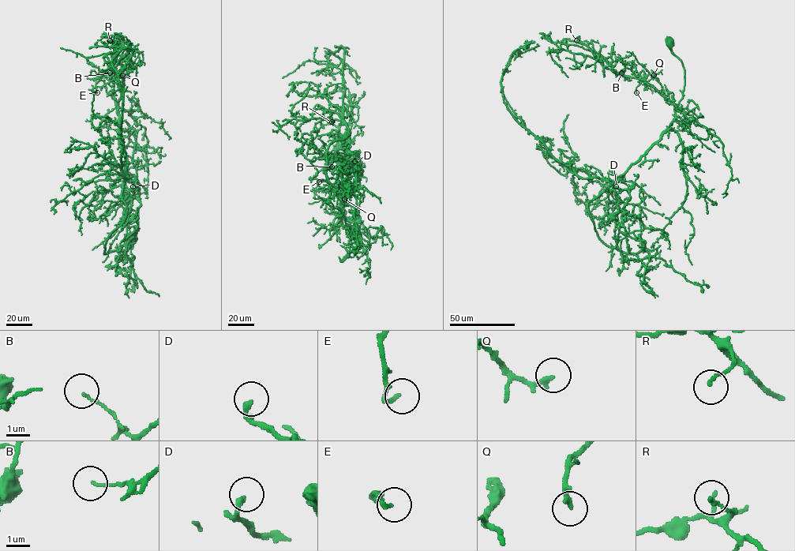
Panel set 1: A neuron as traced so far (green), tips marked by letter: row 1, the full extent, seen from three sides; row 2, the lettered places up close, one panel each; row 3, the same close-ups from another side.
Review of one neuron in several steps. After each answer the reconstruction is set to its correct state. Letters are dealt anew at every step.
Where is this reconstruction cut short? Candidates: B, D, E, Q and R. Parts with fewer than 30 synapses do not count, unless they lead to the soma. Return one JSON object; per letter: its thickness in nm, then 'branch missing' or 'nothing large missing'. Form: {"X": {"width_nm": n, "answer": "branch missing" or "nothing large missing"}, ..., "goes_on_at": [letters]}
{"B": {"width_nm": 100, "answer": "nothing large missing"}, "D": {"width_nm": 240, "answer": "nothing large missing"}, "E": {"width_nm": 170, "answer": "nothing large missing"}, "Q": {"width_nm": 200, "answer": "nothing large missing"}, "R": {"width_nm": 120, "answer": "nothing large missing"}, "goes_on_at": []}

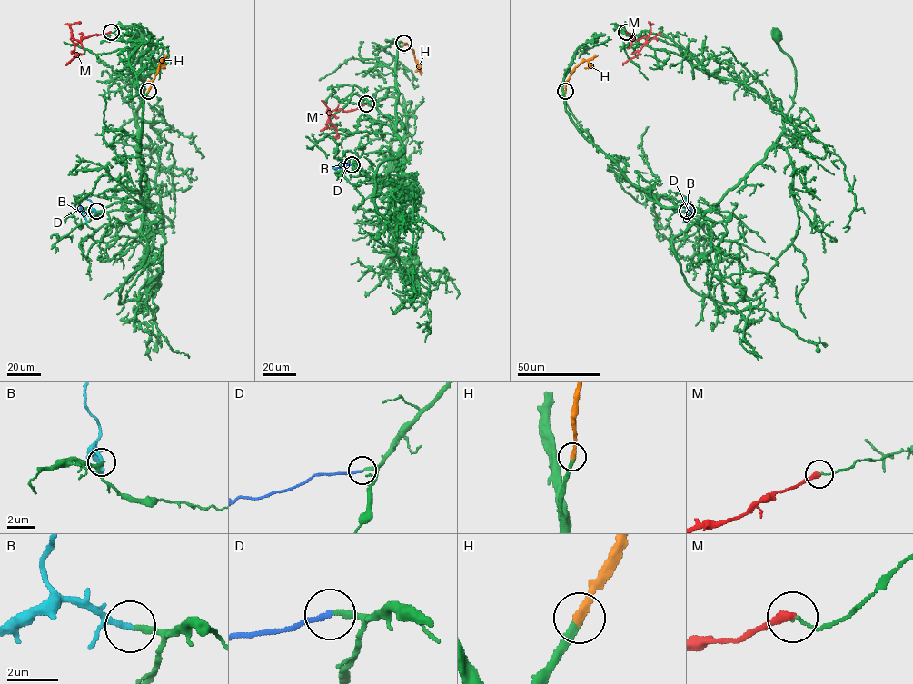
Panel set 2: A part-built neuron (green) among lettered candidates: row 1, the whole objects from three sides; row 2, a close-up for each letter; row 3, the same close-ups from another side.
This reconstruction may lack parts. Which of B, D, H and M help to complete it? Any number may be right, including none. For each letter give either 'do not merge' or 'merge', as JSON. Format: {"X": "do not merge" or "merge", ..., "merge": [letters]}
{"B": "merge", "D": "do not merge", "H": "merge", "M": "do not merge", "merge": ["B", "H"]}

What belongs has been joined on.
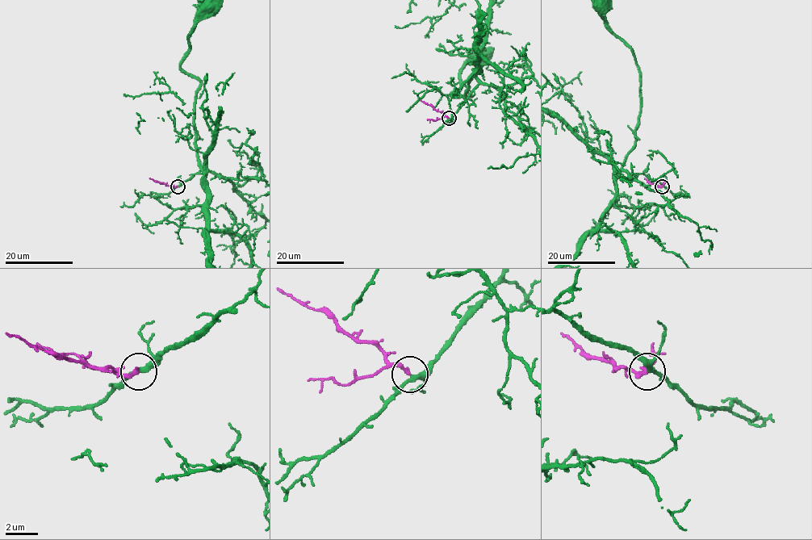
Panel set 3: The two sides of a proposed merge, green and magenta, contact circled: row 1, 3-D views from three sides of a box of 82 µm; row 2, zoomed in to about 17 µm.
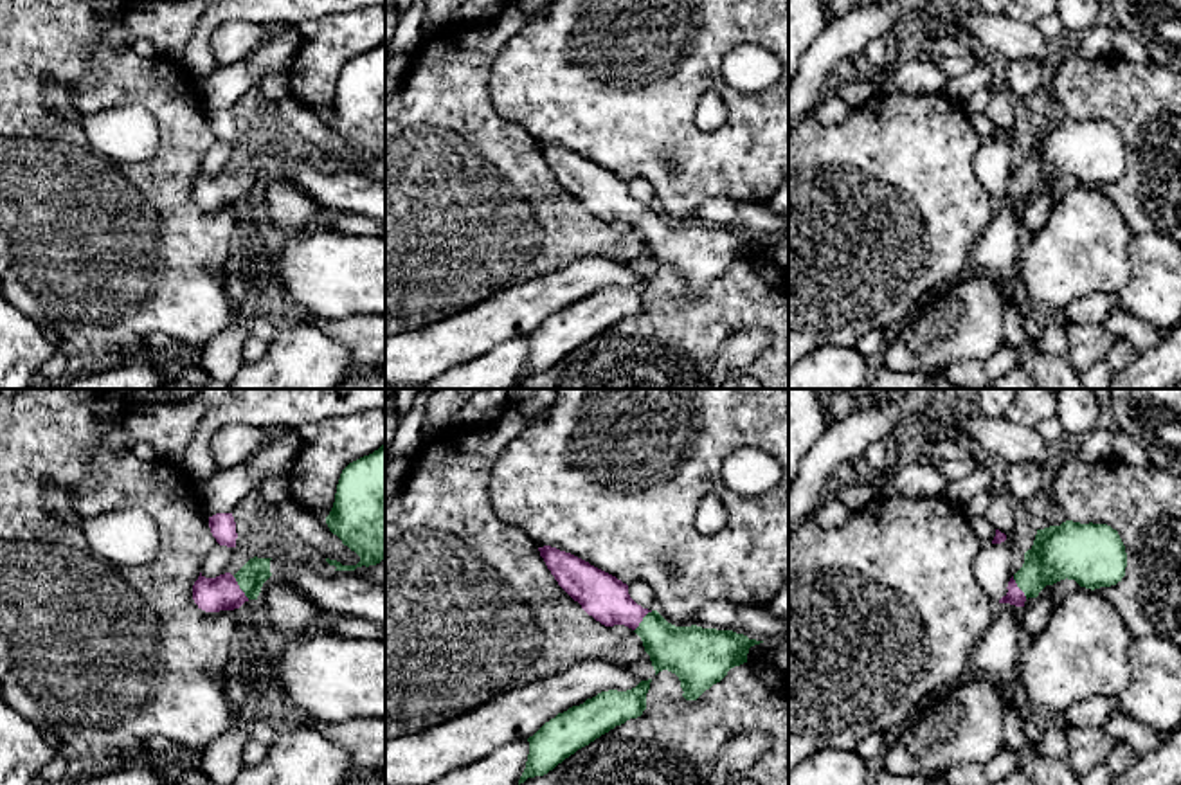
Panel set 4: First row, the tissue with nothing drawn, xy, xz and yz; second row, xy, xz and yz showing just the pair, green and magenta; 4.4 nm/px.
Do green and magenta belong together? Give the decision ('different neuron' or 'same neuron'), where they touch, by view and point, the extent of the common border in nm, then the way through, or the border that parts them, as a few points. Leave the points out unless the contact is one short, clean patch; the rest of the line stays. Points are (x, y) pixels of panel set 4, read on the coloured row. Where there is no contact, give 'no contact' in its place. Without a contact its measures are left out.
same neuron; contact xy (240, 587); length 130 nm; way xy (256, 571), (240, 587), (222, 593)

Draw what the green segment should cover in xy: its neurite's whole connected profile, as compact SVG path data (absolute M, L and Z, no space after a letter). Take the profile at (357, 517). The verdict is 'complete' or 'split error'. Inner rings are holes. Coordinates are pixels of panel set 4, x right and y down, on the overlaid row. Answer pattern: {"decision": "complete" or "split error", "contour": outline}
{"decision": "complete", "contour": "M385 443L342 470L326 524L360 556L356 565L326 558L335 571L355 571L385 558Z"}

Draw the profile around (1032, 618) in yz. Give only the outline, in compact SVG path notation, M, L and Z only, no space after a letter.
M1046 585L1035 598L1033 605L1021 607L1019 610L1021 637L1032 641L1046 627L1055 609L1050 596L1050 589L1051 585Z

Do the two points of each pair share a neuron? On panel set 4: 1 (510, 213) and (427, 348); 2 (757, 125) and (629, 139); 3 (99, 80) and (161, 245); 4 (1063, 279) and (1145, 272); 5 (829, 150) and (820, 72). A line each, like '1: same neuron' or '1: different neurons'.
1: different neurons
2: same neuron
3: same neuron
4: different neurons
5: different neurons

